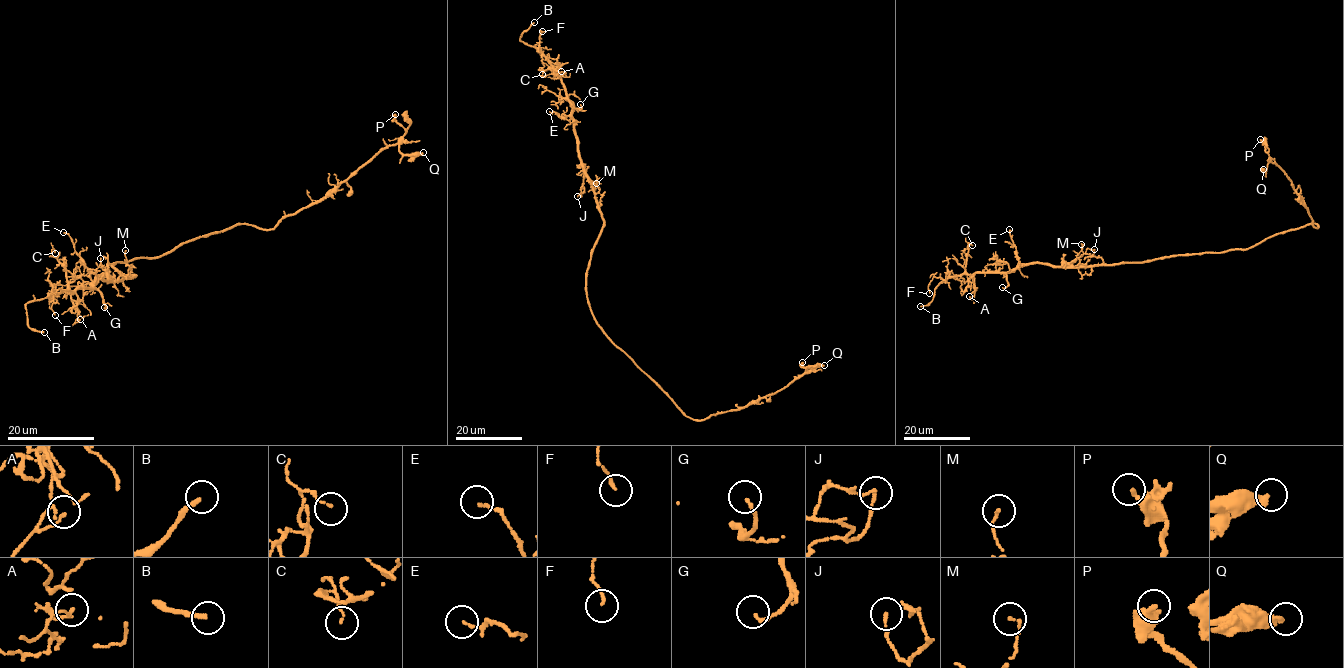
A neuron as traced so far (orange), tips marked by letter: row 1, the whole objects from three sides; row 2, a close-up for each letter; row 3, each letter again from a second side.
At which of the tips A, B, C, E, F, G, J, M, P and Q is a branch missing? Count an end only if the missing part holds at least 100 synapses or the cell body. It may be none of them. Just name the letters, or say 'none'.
B

